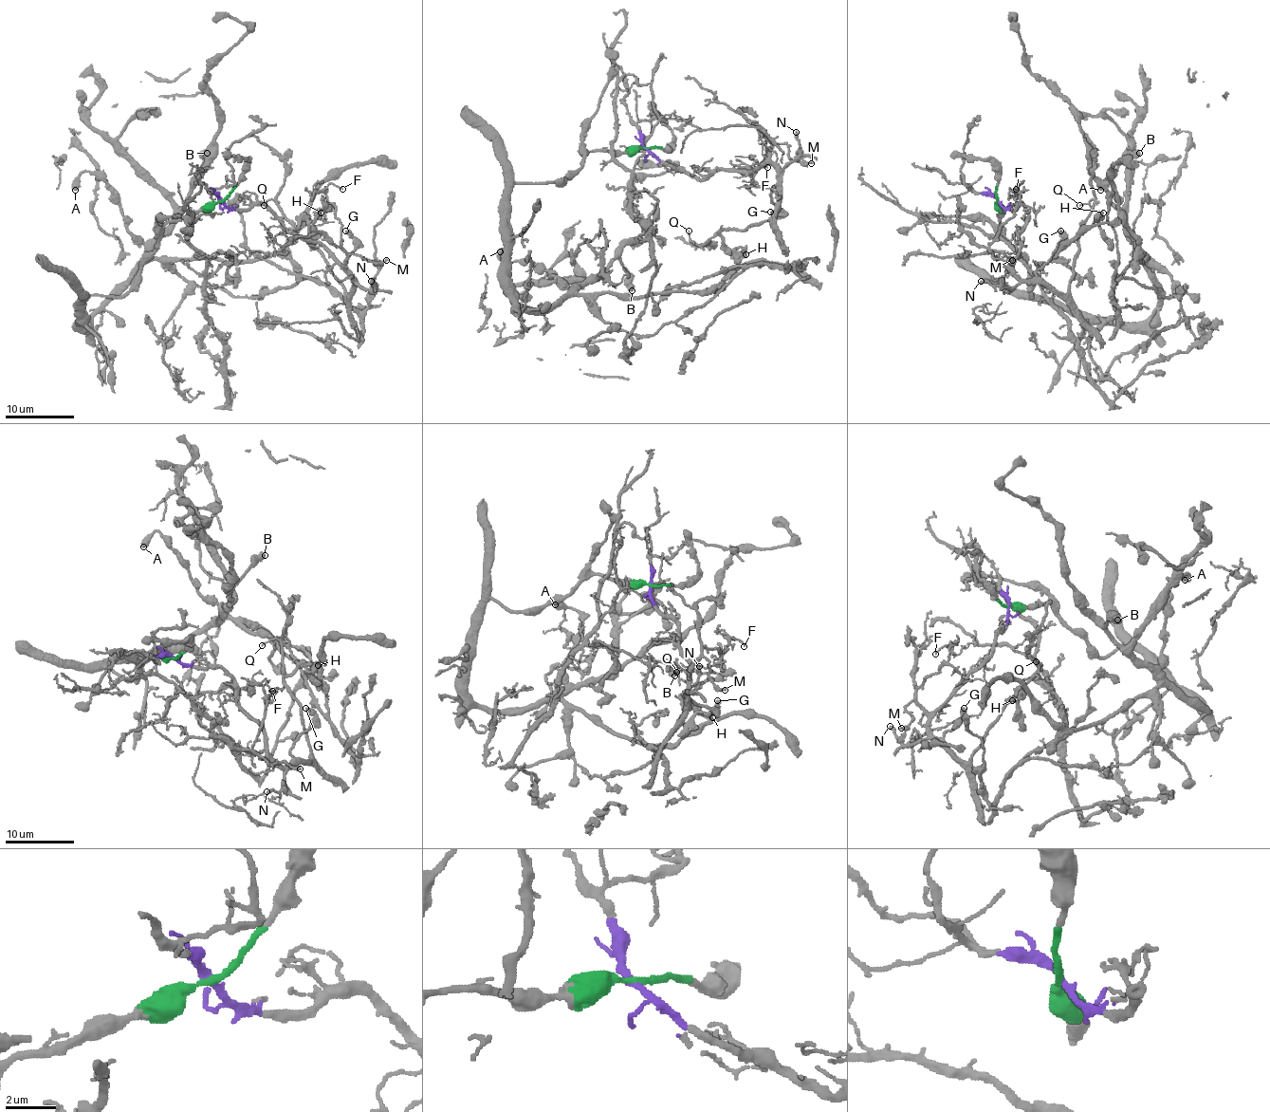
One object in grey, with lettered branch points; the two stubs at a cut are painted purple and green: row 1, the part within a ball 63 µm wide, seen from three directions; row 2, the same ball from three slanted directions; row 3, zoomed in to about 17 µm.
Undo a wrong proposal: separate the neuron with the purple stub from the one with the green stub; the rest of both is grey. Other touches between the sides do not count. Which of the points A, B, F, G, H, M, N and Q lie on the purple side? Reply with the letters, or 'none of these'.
F, G, H, M, N, Q

